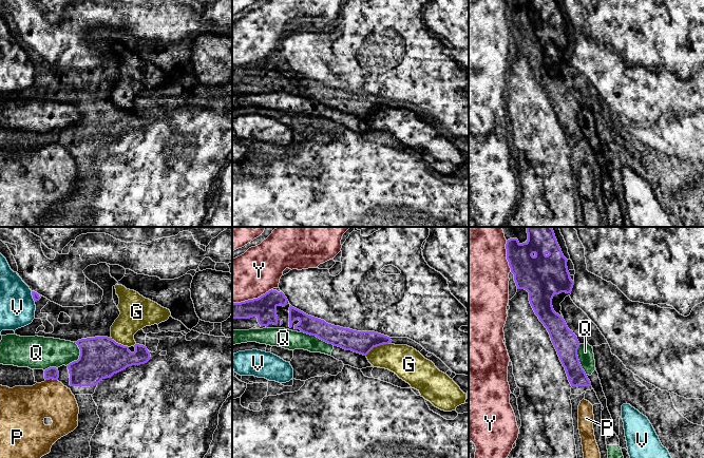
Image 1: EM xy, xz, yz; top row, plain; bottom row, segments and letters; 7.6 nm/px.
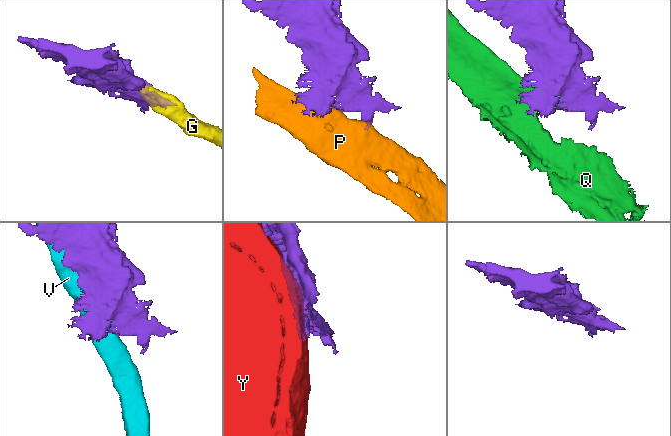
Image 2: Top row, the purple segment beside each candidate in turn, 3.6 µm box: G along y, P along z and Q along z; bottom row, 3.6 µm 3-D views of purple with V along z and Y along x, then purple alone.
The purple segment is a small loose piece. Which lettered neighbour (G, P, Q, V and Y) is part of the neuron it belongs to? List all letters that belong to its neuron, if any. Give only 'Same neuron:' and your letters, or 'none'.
Same neuron: G

